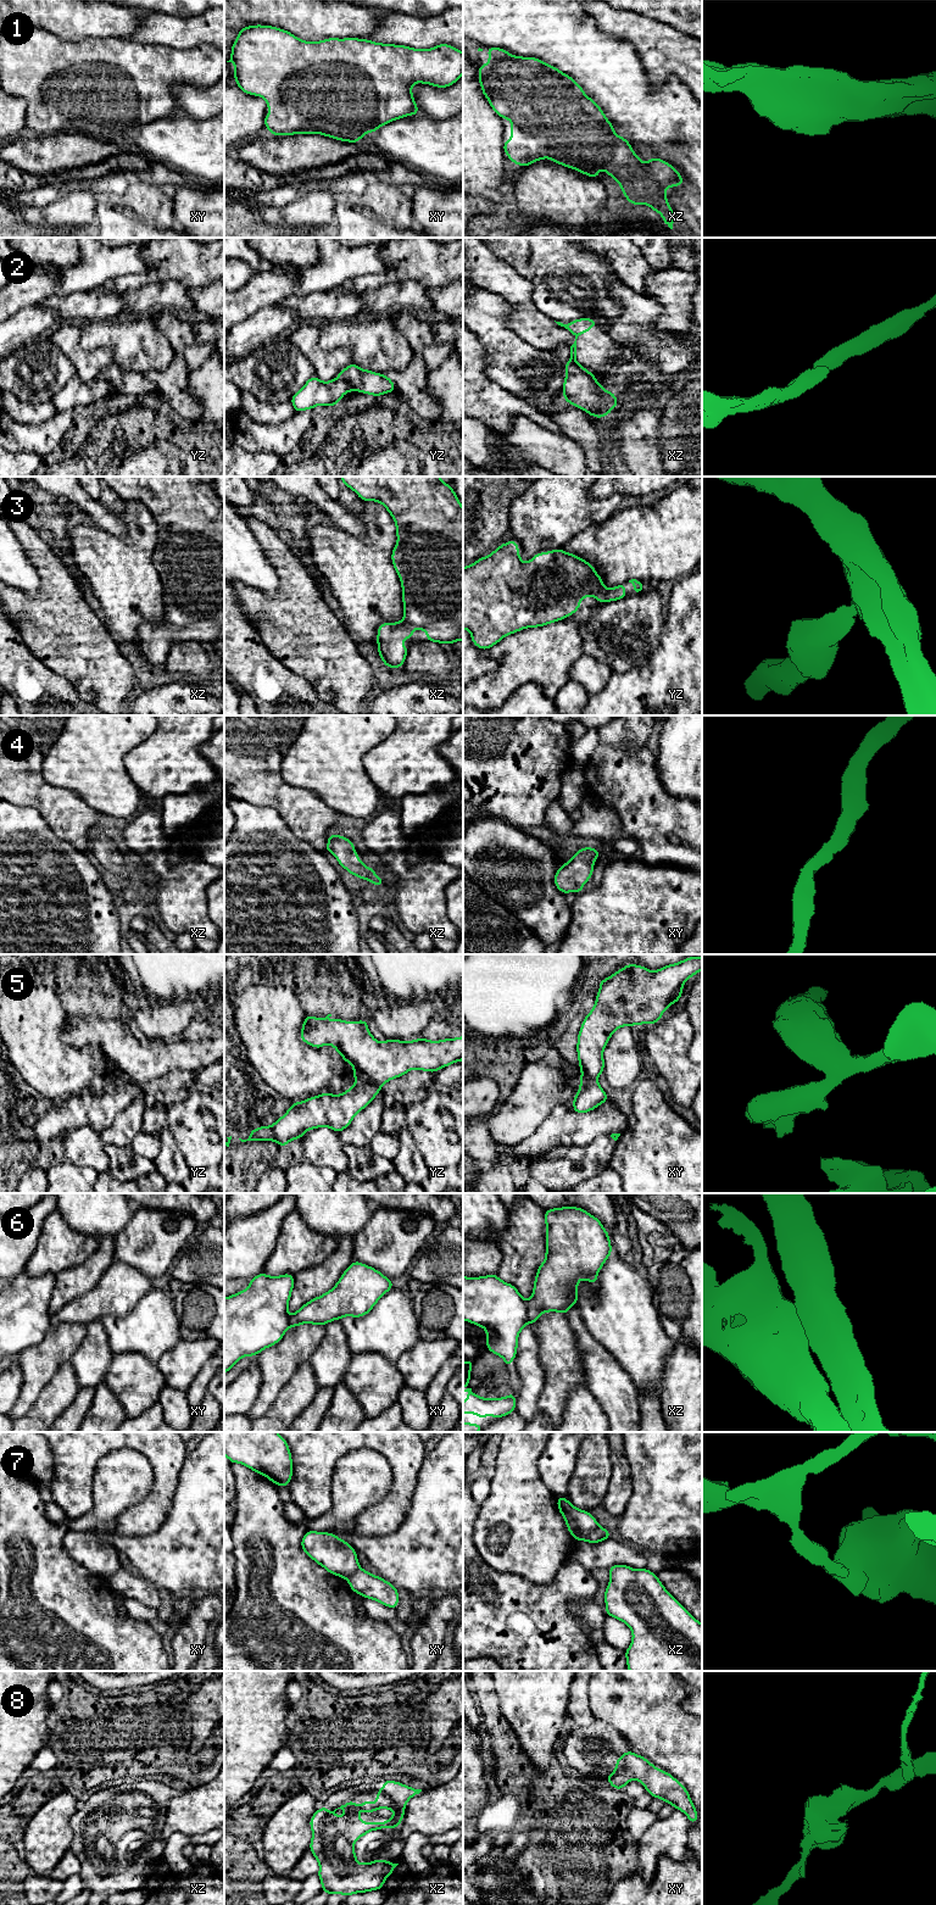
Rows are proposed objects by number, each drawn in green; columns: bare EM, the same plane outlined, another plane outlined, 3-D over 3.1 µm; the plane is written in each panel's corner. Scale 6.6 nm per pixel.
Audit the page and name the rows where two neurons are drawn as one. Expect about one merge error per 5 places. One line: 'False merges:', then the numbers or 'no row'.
False merges: 2, 6, 7

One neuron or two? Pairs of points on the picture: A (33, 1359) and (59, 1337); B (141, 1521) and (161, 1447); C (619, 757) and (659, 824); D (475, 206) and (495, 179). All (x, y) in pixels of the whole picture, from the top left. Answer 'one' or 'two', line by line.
A: one
B: one
C: one
D: two

